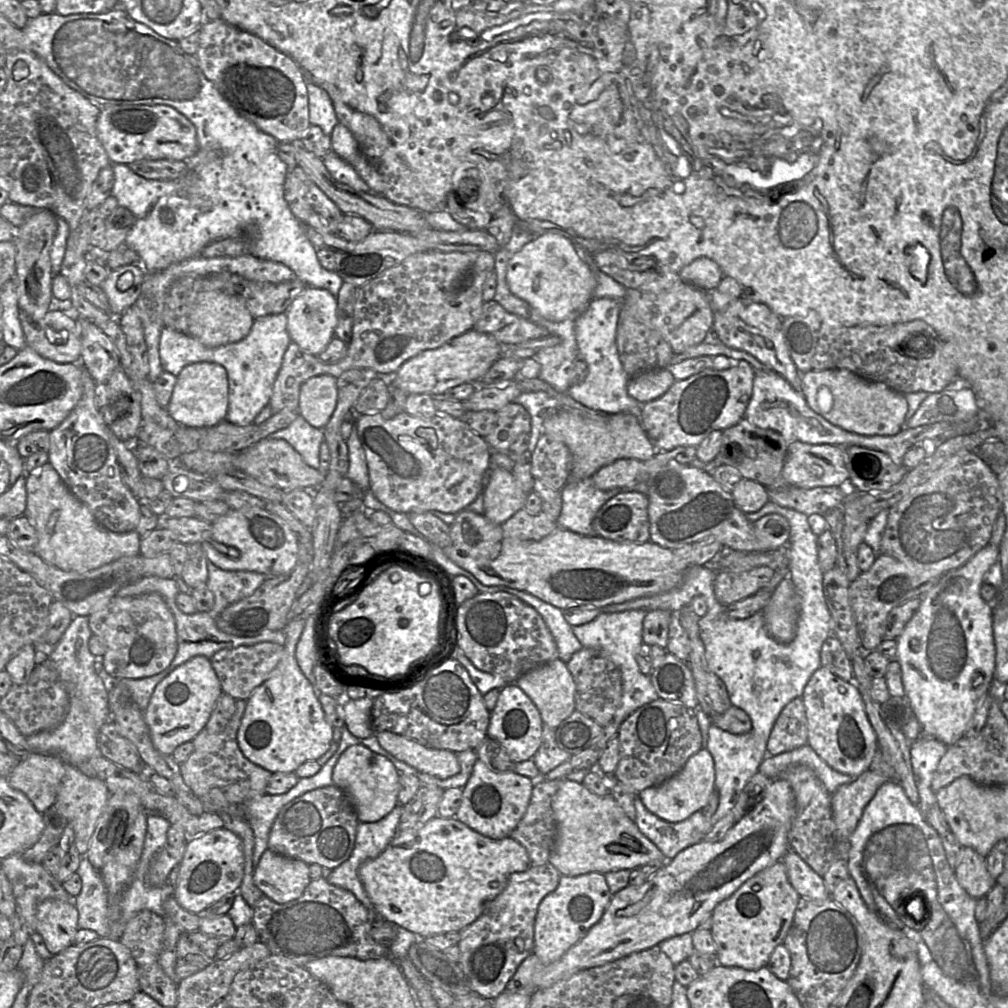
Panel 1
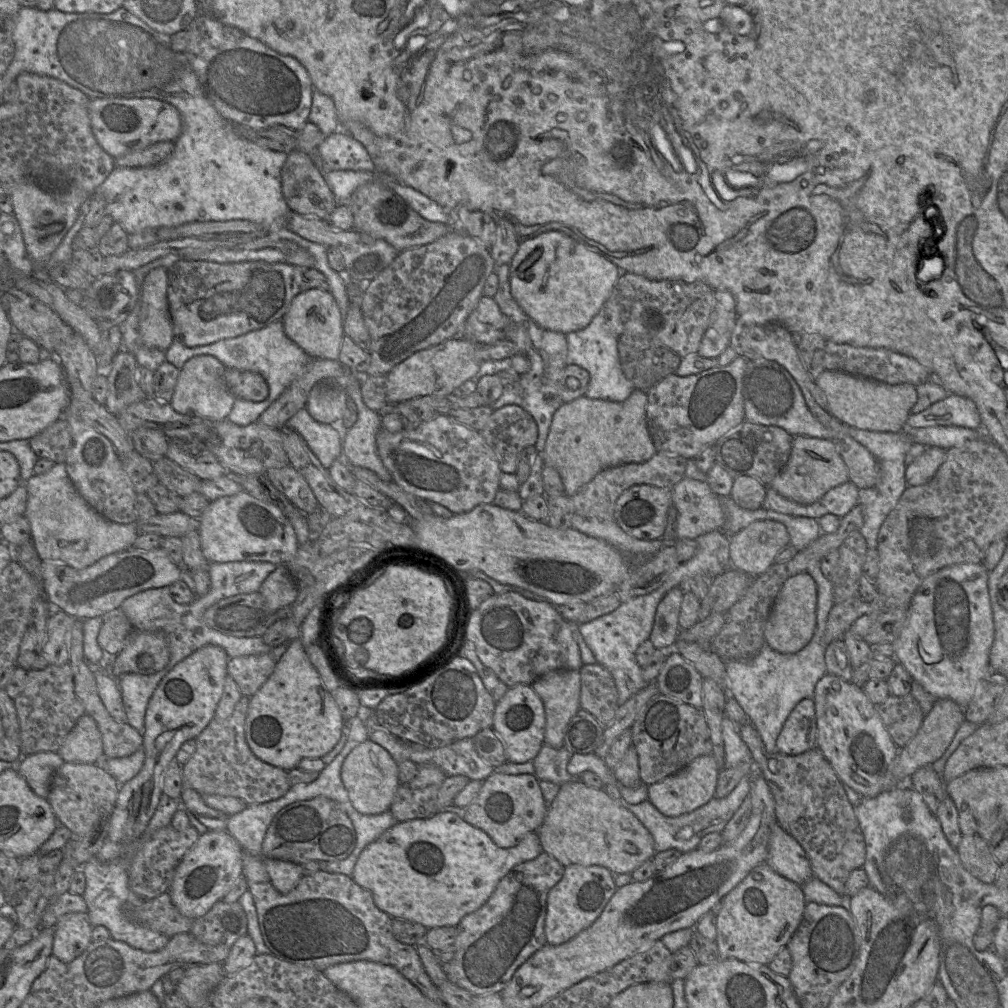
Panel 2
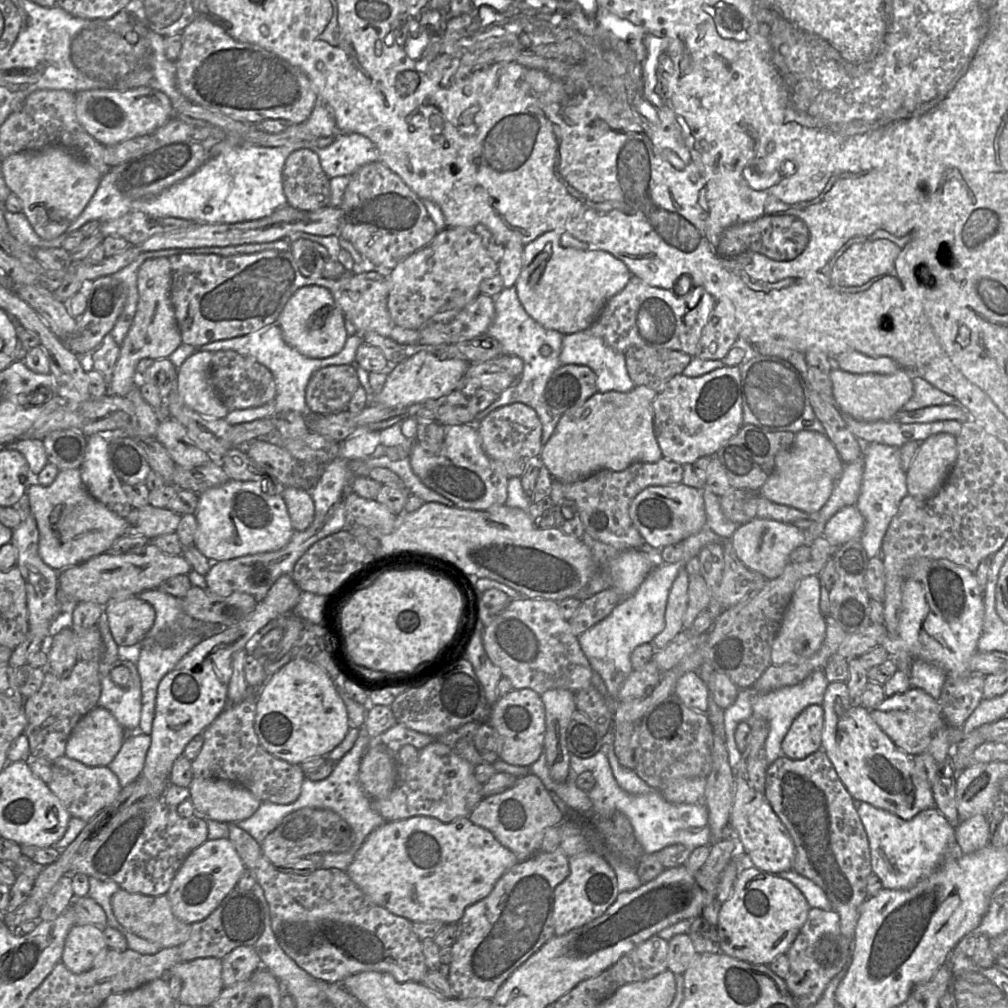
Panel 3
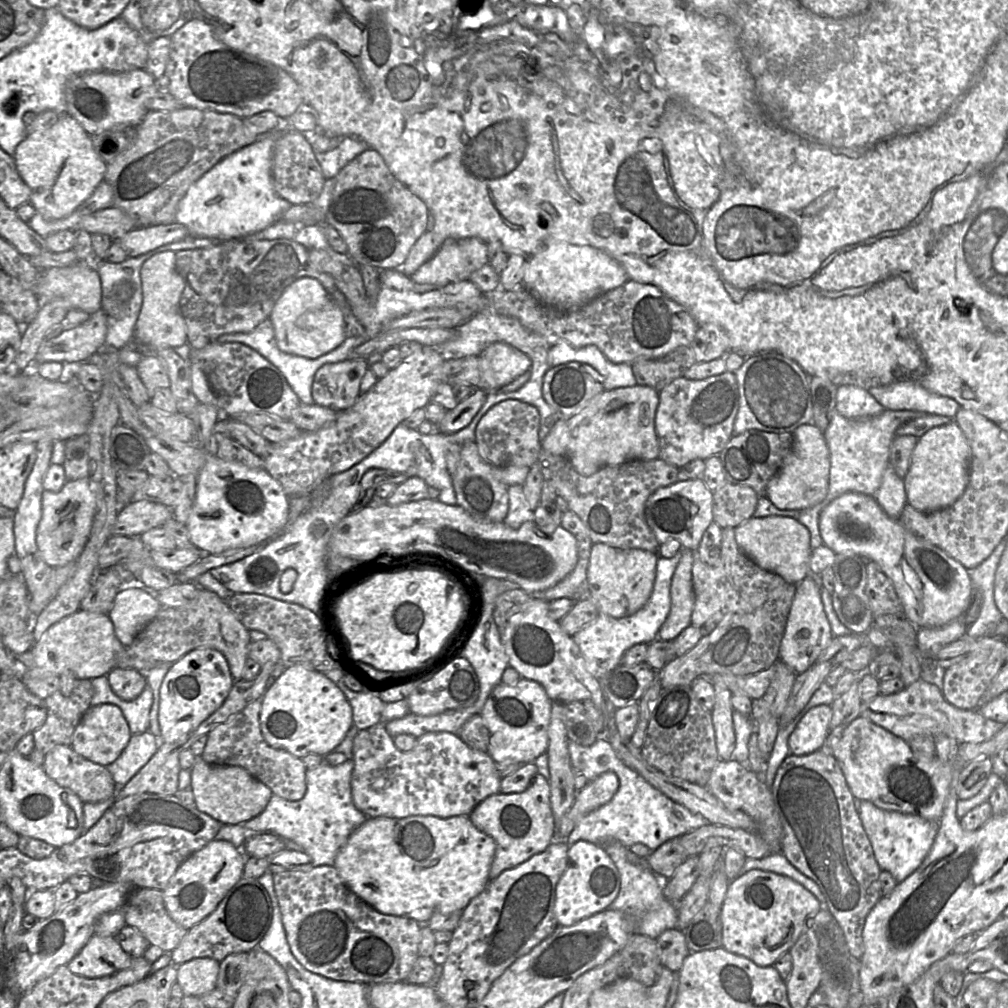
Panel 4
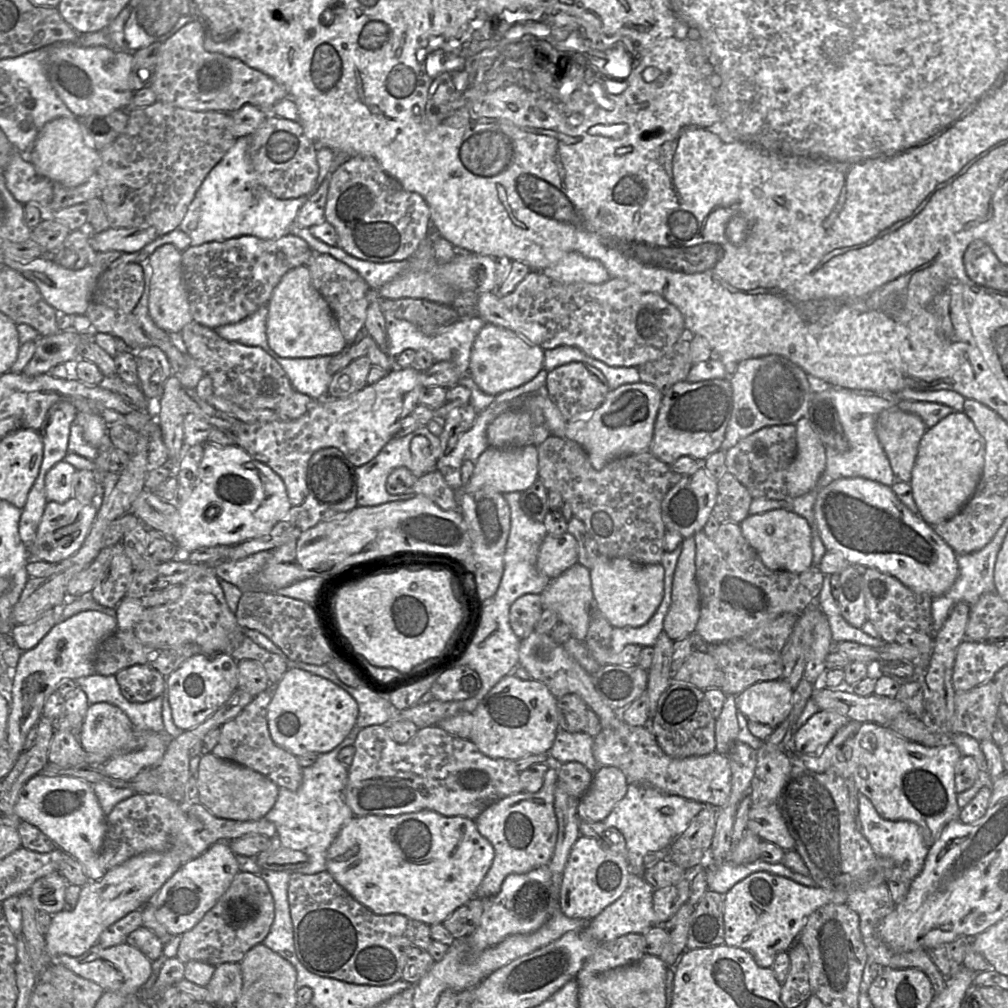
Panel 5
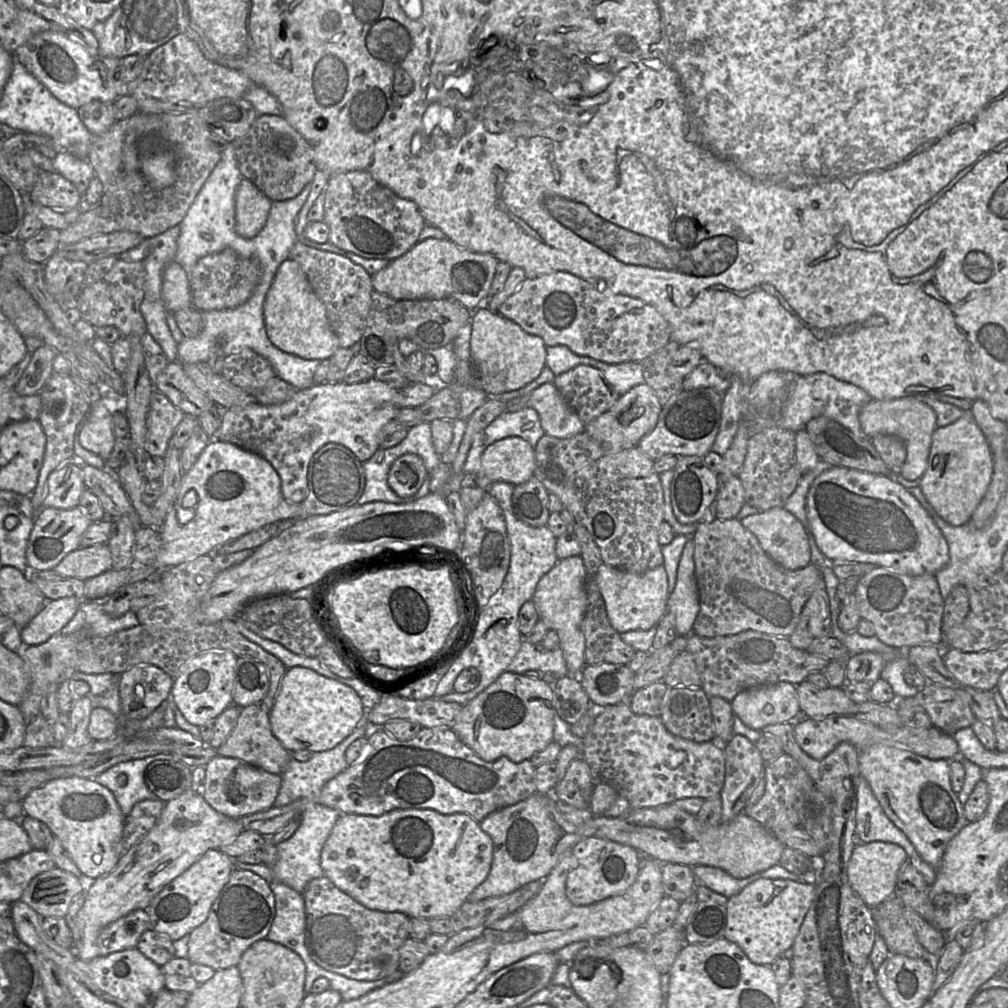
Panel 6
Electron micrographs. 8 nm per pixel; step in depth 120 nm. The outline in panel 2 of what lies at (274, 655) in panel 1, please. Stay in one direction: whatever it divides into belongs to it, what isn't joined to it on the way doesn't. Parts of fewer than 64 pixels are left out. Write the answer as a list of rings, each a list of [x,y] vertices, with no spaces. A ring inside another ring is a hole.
[[[268,654],[232,657],[227,664],[228,676],[234,679],[242,696],[251,698],[268,680],[276,663]]]

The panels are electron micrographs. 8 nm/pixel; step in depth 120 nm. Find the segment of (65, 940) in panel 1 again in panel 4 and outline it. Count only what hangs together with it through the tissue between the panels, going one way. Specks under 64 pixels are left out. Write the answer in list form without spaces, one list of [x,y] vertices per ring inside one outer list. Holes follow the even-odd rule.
[[[94,934],[66,966],[76,975],[100,978],[128,968],[131,959],[114,937]]]

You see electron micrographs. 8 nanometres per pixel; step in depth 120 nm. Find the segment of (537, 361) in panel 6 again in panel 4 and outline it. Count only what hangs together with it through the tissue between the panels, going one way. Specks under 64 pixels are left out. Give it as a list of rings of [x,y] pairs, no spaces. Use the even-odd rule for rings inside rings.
[[[502,342],[490,344],[479,356],[483,387],[487,392],[509,384],[531,367],[526,354]]]

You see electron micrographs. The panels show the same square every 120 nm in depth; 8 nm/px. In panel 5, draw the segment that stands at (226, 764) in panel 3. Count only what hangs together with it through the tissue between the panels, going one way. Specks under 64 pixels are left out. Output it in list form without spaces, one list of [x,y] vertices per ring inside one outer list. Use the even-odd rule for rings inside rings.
[[[272,691],[261,692],[233,719],[220,727],[220,738],[212,754],[250,768],[273,781],[279,788],[296,791],[302,784],[302,767],[297,757],[276,745],[267,723],[267,710],[272,700]]]

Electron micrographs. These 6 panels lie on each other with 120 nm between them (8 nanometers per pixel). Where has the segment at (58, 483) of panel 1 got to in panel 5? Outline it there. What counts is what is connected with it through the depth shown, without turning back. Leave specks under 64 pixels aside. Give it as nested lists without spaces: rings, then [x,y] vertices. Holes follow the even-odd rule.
[[[75,498],[62,504],[48,501],[38,525],[35,540],[29,548],[30,561],[58,564],[73,556],[84,543],[96,514],[95,505],[81,504]]]

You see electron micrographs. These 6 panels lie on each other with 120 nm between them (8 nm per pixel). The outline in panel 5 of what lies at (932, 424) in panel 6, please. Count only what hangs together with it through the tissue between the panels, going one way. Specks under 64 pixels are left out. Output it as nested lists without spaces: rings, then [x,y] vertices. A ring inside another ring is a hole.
[[[897,406],[884,410],[876,421],[876,434],[896,480],[909,483],[918,447],[927,427],[920,416]]]

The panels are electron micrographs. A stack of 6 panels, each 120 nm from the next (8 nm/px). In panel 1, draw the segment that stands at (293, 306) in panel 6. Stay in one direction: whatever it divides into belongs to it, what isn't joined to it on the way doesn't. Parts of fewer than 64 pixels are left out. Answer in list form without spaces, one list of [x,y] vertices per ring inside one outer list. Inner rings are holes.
[[[306,287],[291,303],[285,314],[291,341],[310,355],[321,354],[334,338],[337,326],[337,300],[326,289]]]

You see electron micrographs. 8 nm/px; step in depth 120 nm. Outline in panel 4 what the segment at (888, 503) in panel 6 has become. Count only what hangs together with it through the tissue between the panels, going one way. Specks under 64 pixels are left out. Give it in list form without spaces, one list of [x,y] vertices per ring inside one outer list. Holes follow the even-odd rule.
[[[847,492],[829,503],[819,518],[823,543],[836,554],[854,552],[876,562],[891,580],[903,606],[904,617],[917,629],[940,627],[963,615],[970,607],[973,584],[967,569],[937,546],[909,532],[898,519],[890,518],[873,496]]]

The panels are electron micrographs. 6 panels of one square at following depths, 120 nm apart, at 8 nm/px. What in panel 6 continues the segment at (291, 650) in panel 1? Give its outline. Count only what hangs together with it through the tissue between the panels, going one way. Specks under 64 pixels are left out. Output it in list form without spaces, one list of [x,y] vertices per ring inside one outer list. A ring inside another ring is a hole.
[[[297,666],[286,670],[280,691],[269,713],[269,719],[273,735],[289,752],[309,750],[317,753],[331,750],[339,745],[356,729],[363,714],[361,698],[351,687],[326,678],[311,669]]]

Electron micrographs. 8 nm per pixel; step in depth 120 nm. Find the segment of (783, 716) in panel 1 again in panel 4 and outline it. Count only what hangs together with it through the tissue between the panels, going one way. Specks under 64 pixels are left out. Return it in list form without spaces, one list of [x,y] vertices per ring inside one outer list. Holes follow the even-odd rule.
[[[830,705],[811,708],[800,719],[788,738],[790,754],[804,756],[821,749],[826,741],[831,717]]]

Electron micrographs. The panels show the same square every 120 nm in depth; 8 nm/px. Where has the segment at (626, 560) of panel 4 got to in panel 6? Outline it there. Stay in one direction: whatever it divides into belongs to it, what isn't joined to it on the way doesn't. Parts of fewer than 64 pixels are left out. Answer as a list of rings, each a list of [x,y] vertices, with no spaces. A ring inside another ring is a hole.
[[[602,563],[595,579],[605,602],[612,627],[618,633],[649,630],[658,625],[667,612],[668,578],[664,566],[636,574]]]

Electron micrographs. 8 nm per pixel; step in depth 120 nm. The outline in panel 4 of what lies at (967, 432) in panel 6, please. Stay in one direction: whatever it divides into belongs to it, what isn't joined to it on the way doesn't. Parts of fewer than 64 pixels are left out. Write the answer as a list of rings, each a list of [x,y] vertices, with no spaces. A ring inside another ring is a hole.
[[[954,420],[928,430],[918,438],[904,478],[907,503],[924,513],[951,506],[968,485],[971,456],[970,444]]]

